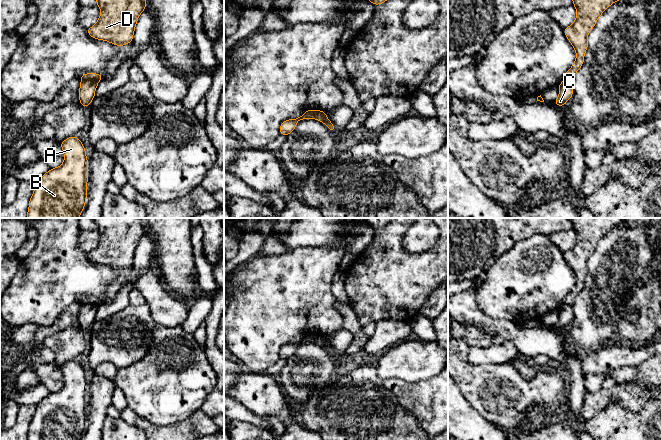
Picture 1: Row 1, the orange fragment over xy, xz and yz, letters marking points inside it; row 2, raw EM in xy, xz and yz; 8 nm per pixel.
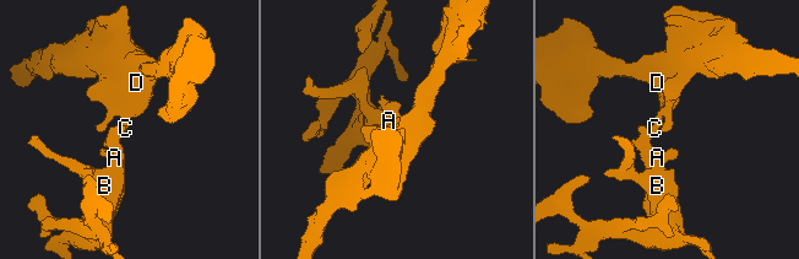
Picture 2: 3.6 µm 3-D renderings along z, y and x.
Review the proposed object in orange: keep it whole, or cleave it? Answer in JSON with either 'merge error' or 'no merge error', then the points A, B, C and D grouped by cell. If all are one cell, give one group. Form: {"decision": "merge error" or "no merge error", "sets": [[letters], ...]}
{"decision": "merge error", "sets": [["A", "B", "C"], ["D"]]}

